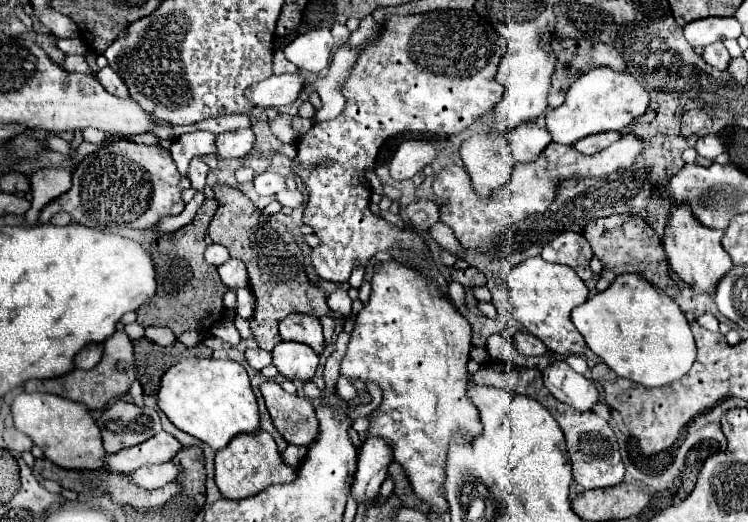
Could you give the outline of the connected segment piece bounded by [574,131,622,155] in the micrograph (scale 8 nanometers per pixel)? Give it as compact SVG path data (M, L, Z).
M608 131L608 133L596 133L596 135L588 135L580 141L576 141L576 149L580 153L586 153L586 155L594 155L598 151L602 151L604 147L612 145L614 141L618 141L622 137L622 133L616 133L616 131Z

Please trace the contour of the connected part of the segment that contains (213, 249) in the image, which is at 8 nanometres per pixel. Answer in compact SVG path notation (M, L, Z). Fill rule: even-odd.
M210 243L208 249L206 249L206 261L214 267L220 267L224 261L228 261L230 255L228 255L228 249L218 245L218 243Z

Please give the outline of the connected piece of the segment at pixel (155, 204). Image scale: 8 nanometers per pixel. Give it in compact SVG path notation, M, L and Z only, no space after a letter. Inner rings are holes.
M120 139L86 155L76 165L70 190L50 202L37 223L47 223L56 213L68 211L76 223L102 231L154 229L162 217L182 213L182 191L188 187L190 179L178 173L170 151L160 145L138 145Z

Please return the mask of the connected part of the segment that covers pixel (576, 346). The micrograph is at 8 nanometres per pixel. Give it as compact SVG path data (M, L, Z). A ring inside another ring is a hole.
M530 257L516 265L510 271L510 277L506 279L508 297L512 301L512 315L514 319L532 335L536 335L548 351L560 353L560 355L582 355L595 363L602 360L596 356L586 345L578 329L570 321L570 313L574 307L582 305L588 299L588 287L570 267L548 263L542 257Z

